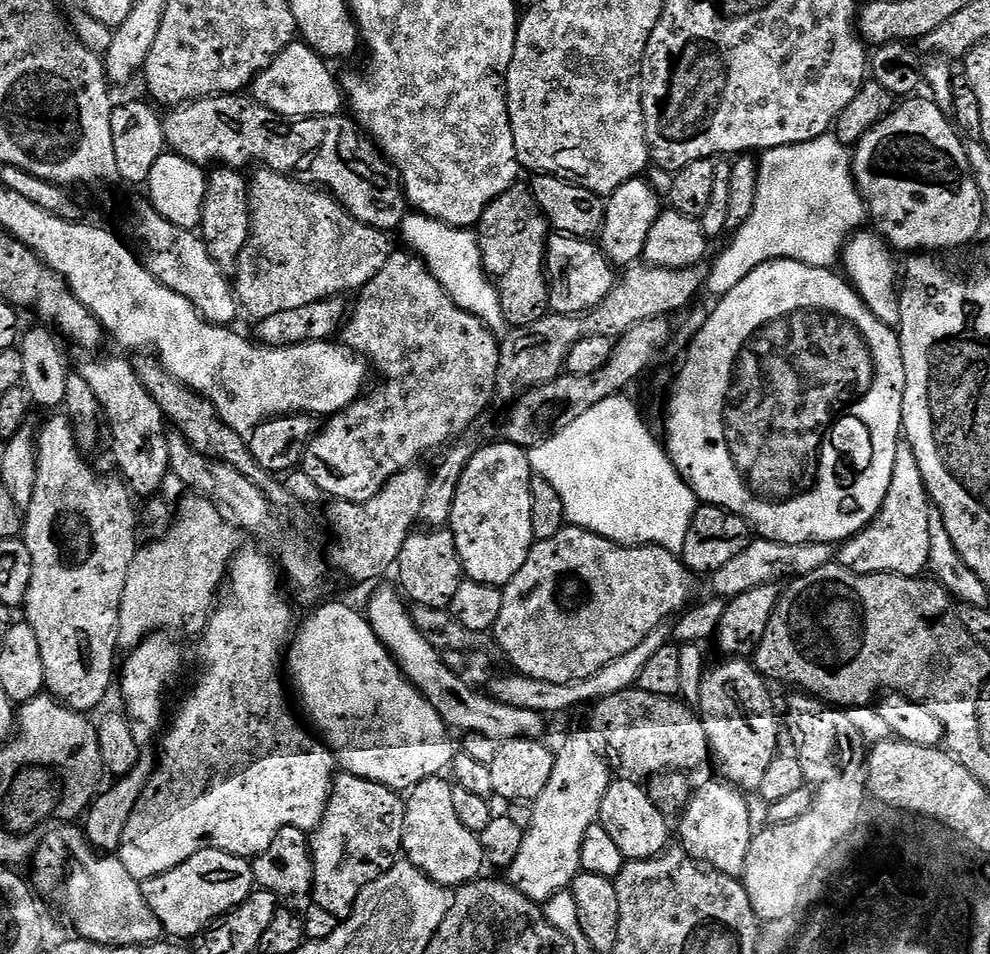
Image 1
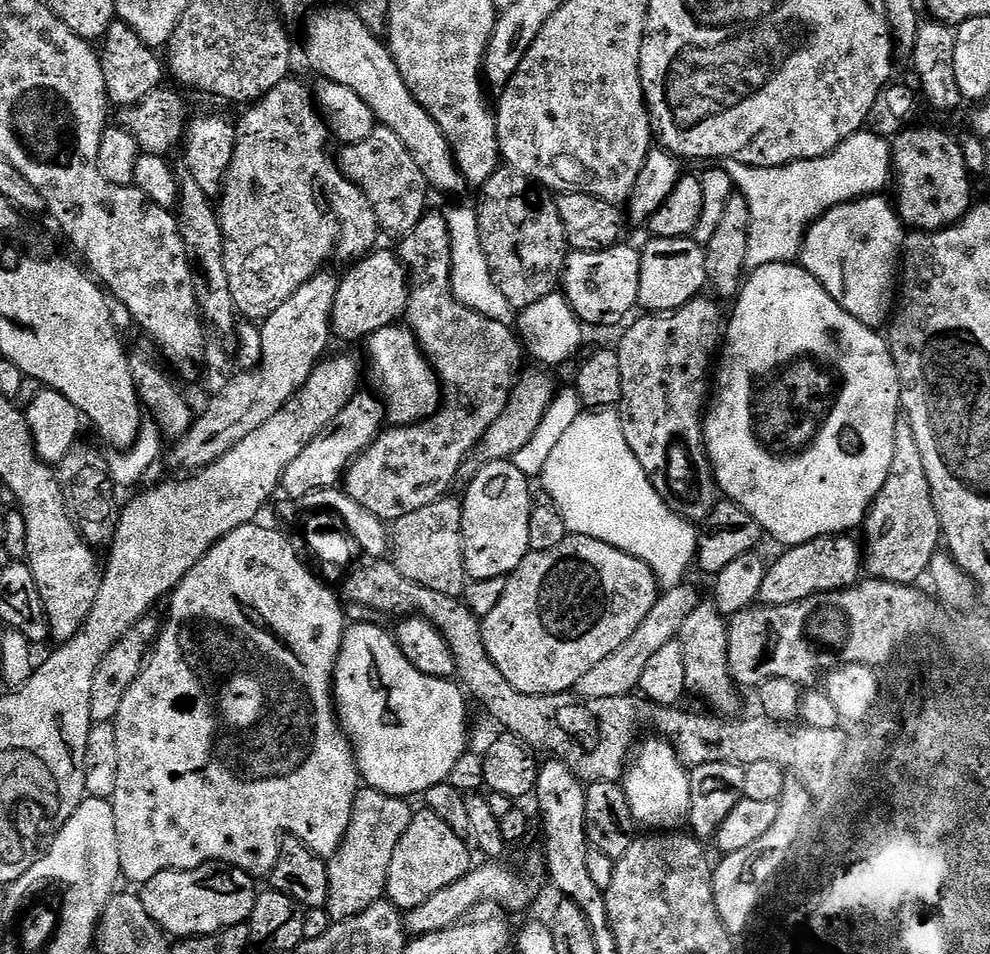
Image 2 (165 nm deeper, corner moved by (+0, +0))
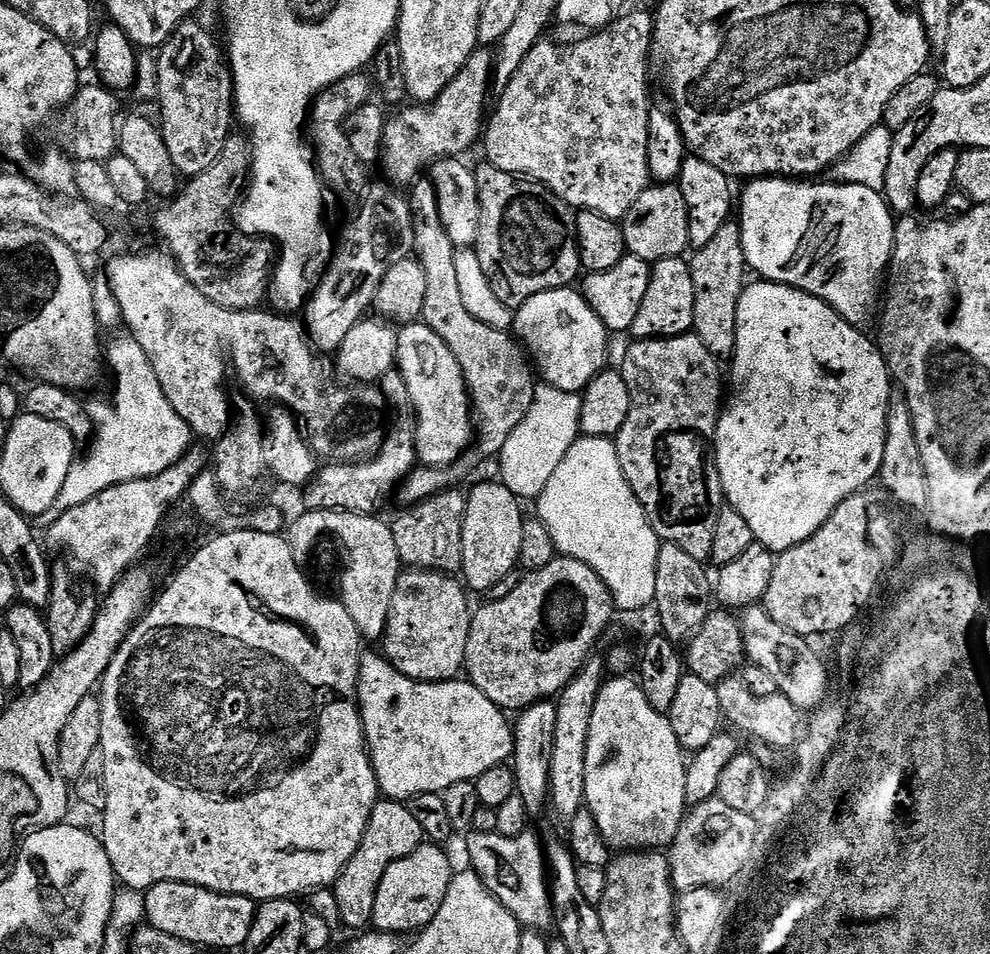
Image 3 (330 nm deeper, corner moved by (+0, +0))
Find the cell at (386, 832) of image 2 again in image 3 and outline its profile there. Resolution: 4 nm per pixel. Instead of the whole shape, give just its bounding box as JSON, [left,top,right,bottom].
[334,798,425,930]

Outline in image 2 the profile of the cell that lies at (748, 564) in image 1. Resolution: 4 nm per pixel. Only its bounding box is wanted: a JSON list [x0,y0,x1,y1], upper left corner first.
[574,582,698,700]

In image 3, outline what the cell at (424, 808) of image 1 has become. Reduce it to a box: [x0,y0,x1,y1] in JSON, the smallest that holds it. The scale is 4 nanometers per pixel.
[372,842,454,934]

